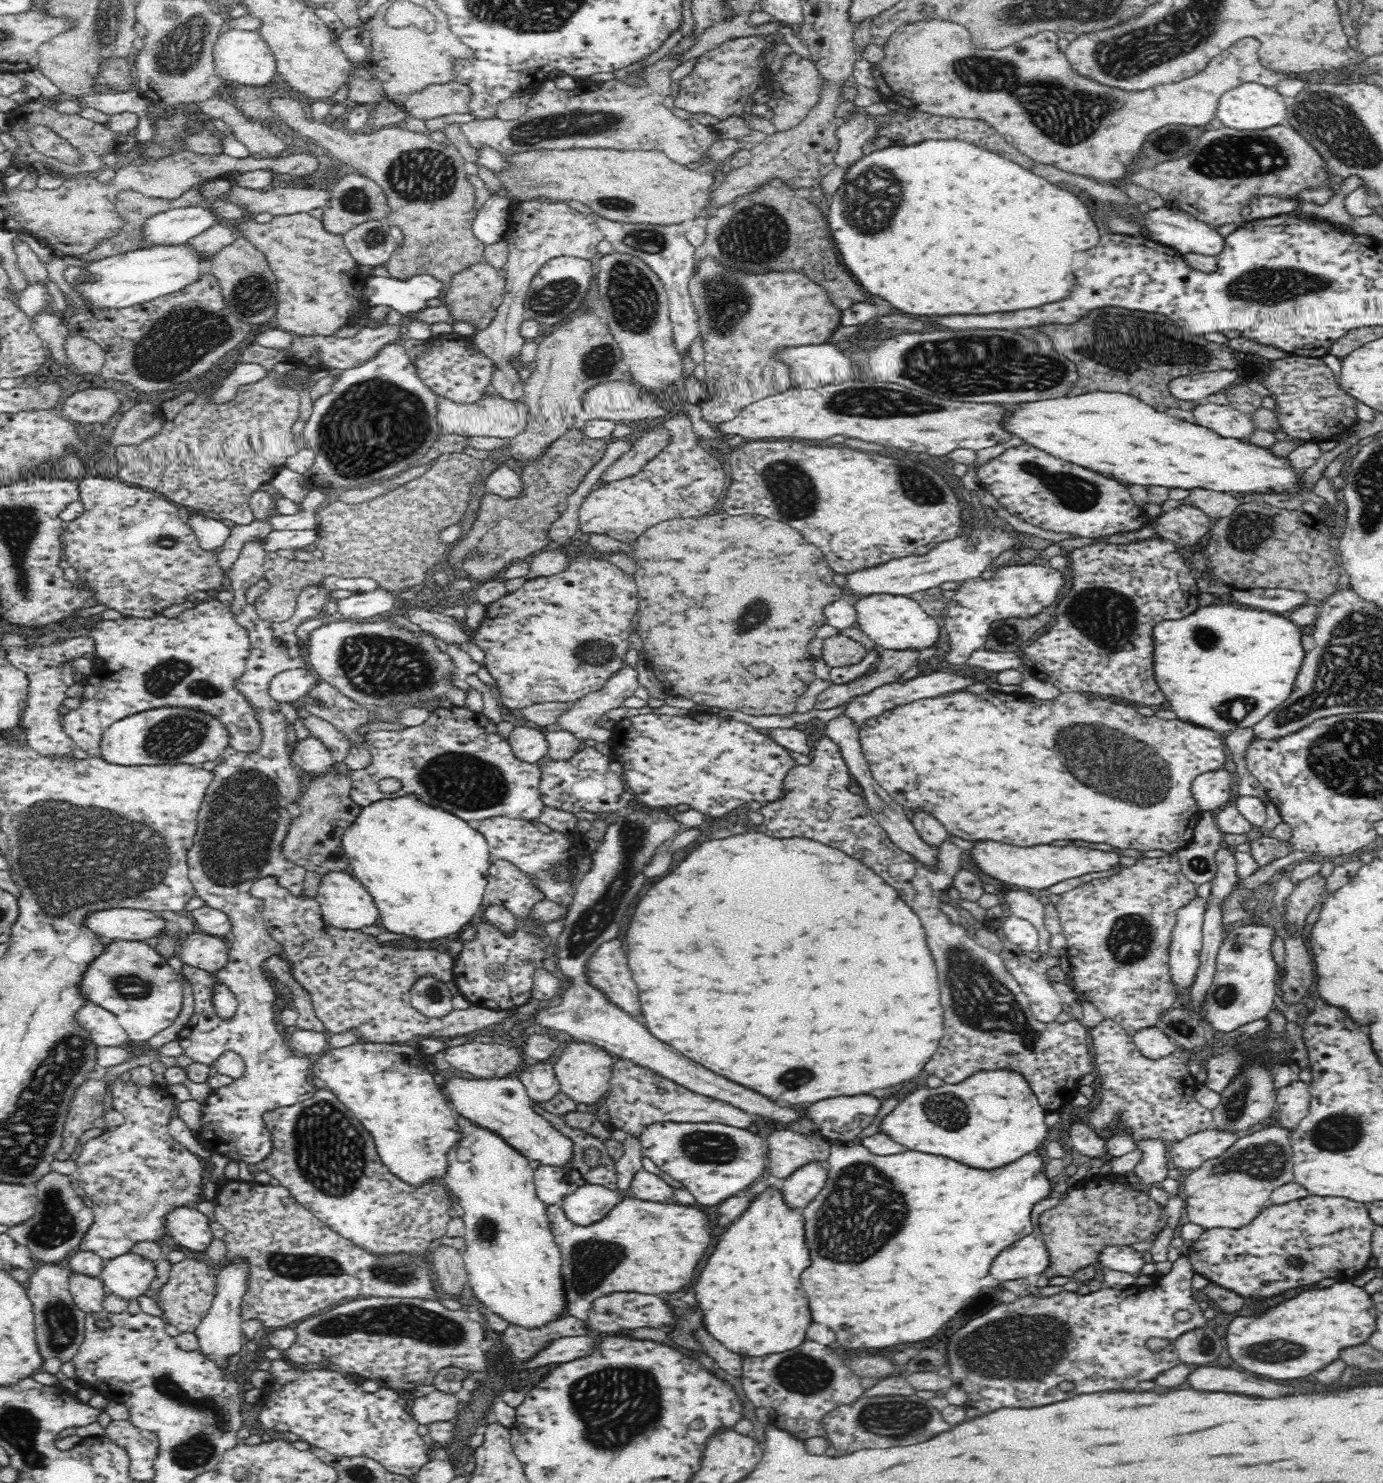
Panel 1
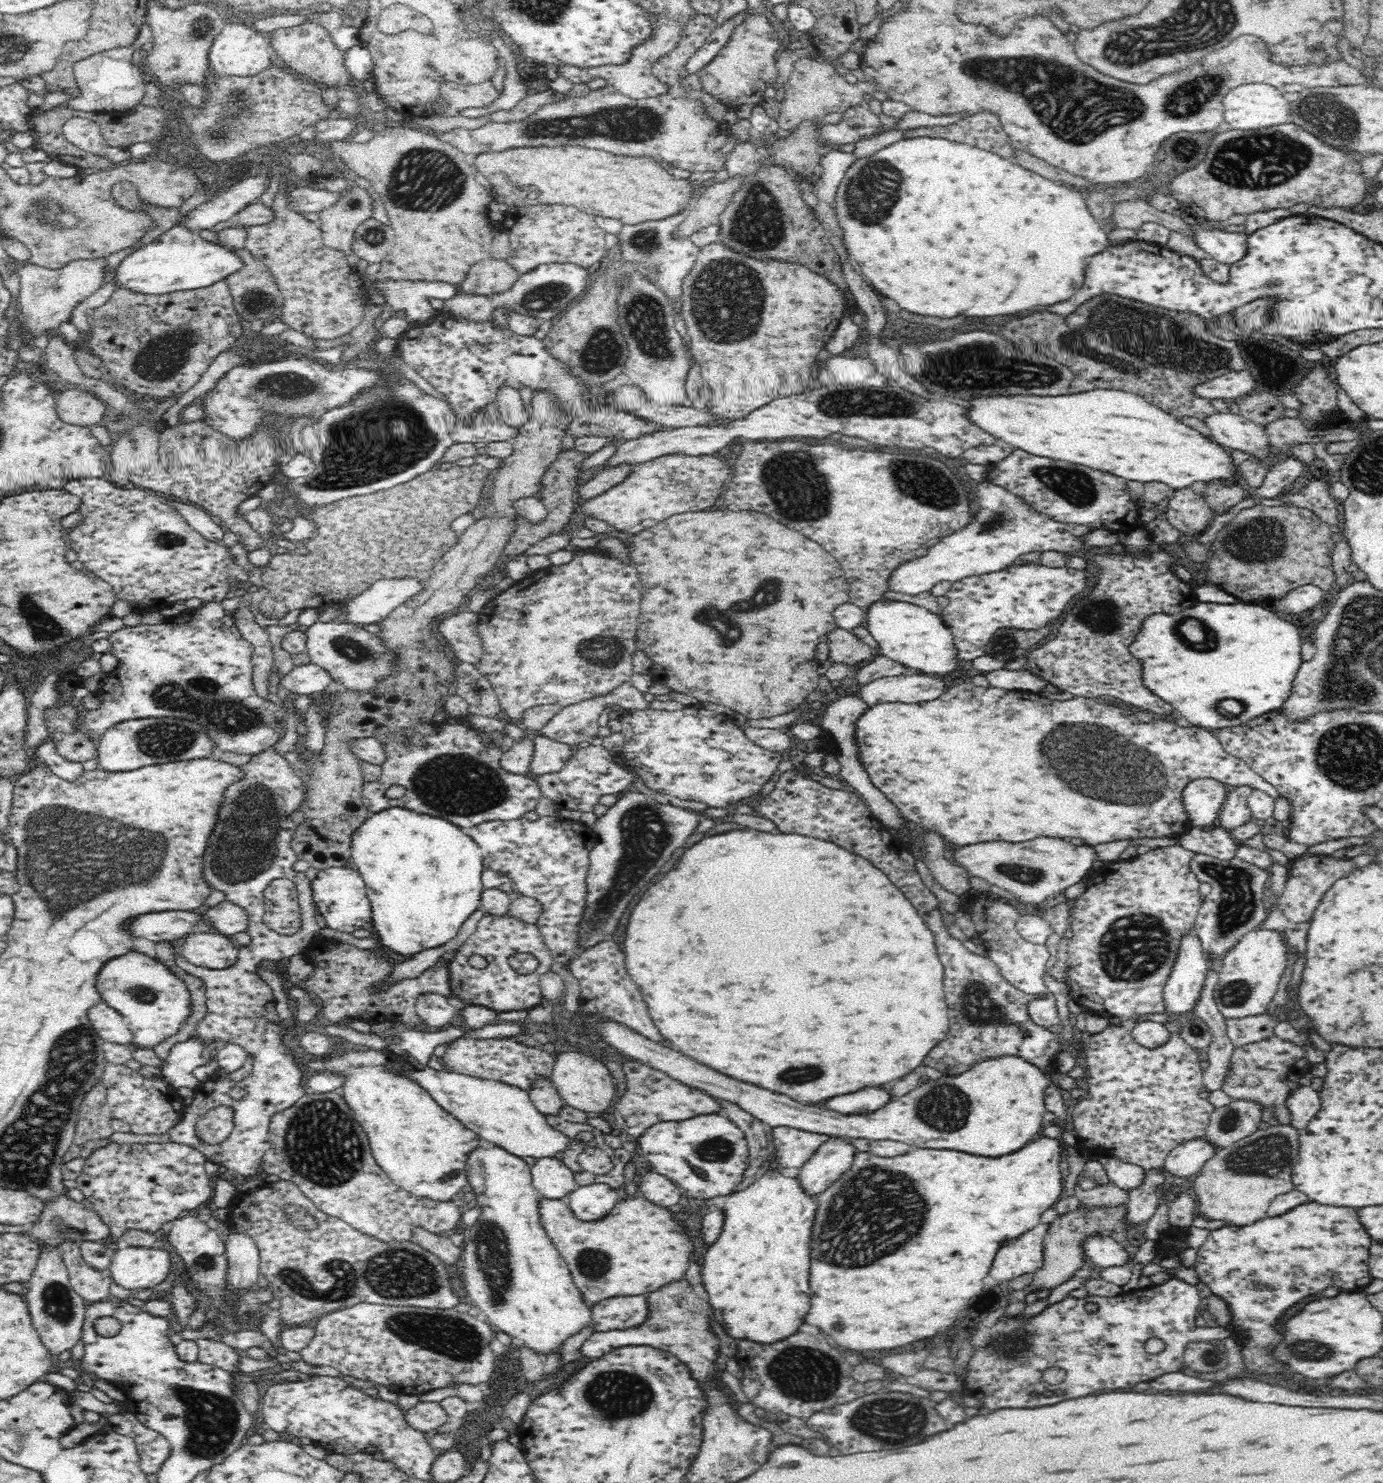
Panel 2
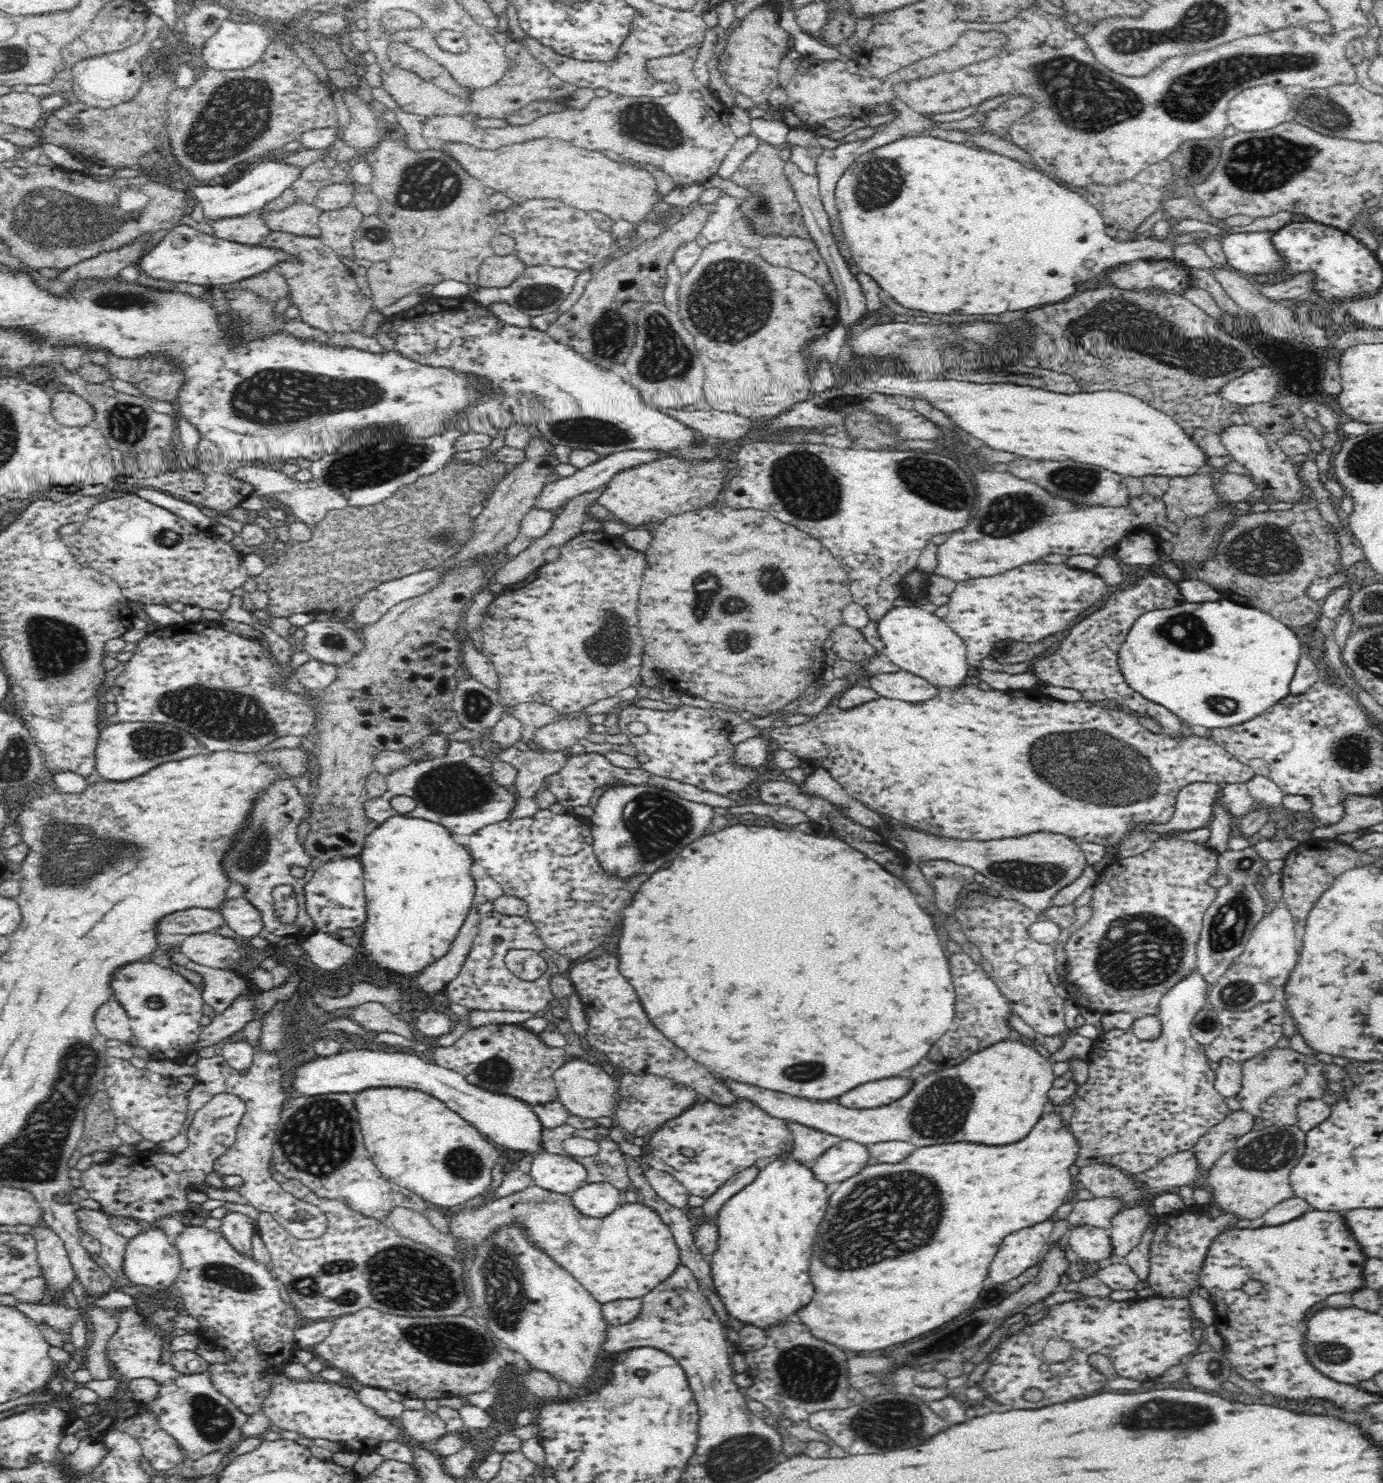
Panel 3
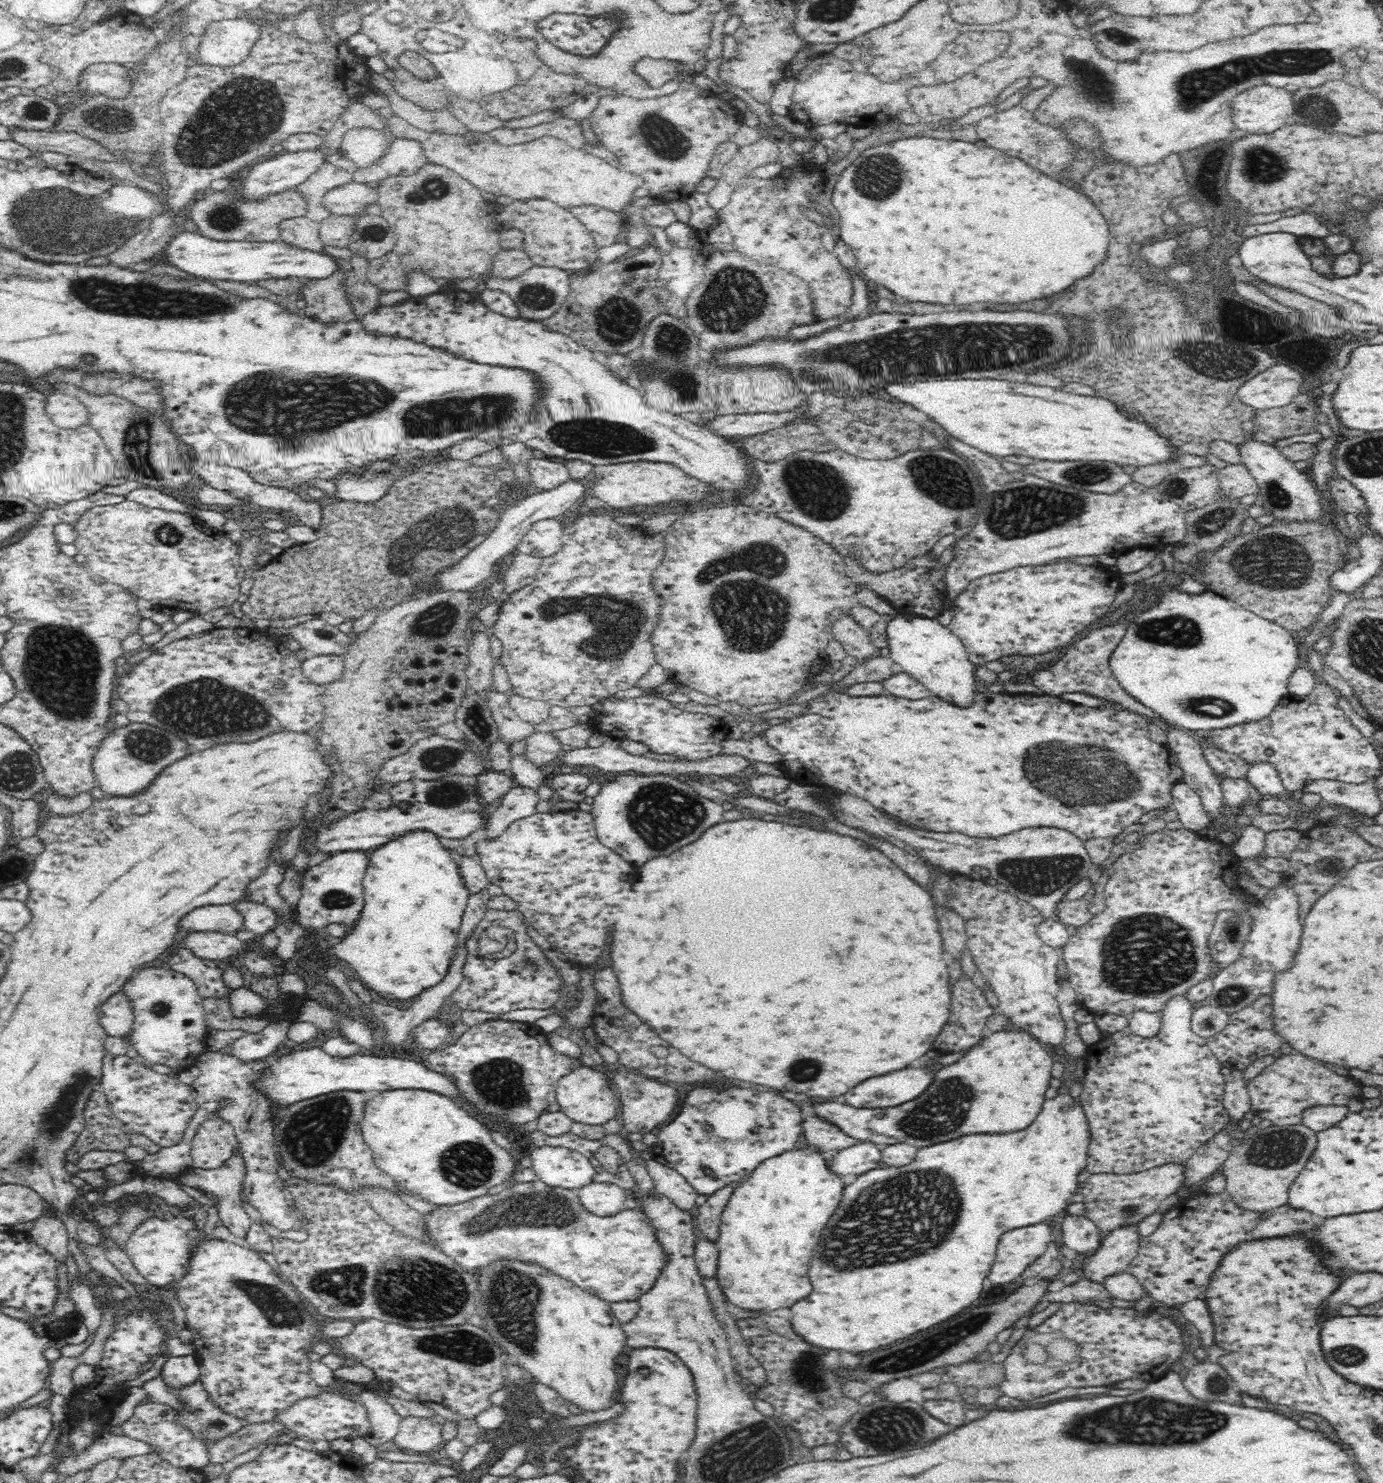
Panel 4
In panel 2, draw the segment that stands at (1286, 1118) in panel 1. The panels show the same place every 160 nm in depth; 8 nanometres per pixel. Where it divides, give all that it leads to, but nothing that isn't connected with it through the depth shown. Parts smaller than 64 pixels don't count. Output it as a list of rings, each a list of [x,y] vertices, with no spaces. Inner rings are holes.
[[[1304,1085],[1289,1096],[1286,1105],[1292,1116],[1291,1125],[1294,1128],[1302,1129],[1306,1128],[1312,1119],[1315,1119],[1316,1114],[1320,1113],[1322,1101],[1319,1092]]]

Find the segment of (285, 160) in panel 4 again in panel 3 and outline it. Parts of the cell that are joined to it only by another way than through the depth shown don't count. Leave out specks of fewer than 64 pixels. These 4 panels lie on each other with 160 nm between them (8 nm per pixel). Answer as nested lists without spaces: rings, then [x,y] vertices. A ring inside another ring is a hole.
[[[260,162],[251,166],[250,172],[244,173],[232,184],[196,184],[190,193],[201,204],[206,219],[219,219],[227,216],[244,216],[252,211],[260,211],[266,204],[279,198],[292,184],[302,176],[302,168],[290,162]]]

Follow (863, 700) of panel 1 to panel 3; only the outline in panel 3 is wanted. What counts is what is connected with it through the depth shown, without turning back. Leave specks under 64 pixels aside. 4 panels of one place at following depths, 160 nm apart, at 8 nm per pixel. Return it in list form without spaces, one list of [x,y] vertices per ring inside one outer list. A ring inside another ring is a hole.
[[[899,670],[874,675],[867,684],[881,697],[906,700],[906,702],[930,700],[940,691],[935,686],[928,684],[926,680]]]

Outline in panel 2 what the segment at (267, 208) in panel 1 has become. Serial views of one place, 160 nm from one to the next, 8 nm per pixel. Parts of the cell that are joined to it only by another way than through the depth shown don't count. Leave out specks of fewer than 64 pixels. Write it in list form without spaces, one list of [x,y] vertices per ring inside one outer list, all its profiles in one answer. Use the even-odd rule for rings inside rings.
[[[296,187],[288,194],[288,208],[290,210],[306,212],[322,212],[325,208],[335,206],[341,194],[330,190],[317,190],[316,188]]]

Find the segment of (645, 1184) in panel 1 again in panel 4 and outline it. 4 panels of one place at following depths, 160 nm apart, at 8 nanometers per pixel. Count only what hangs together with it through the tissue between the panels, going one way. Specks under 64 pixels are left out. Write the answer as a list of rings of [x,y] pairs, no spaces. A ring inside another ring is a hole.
[[[655,1158],[645,1160],[644,1165],[654,1181],[656,1190],[674,1201],[676,1206],[687,1211],[695,1211],[697,1207],[696,1198],[699,1194],[684,1175]]]

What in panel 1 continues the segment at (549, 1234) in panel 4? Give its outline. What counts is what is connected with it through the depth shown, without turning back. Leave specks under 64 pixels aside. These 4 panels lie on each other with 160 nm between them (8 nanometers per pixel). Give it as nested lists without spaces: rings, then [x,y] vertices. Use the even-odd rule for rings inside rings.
[[[636,1197],[622,1198],[603,1220],[590,1225],[571,1222],[562,1208],[562,1201],[547,1207],[550,1232],[562,1253],[564,1288],[567,1289],[568,1312],[576,1319],[585,1321],[591,1311],[592,1302],[612,1292],[640,1292],[640,1294],[660,1294],[674,1292],[692,1282],[698,1260],[706,1254],[710,1246],[710,1224],[708,1216],[696,1208],[684,1208],[674,1204],[660,1204],[640,1200]]]

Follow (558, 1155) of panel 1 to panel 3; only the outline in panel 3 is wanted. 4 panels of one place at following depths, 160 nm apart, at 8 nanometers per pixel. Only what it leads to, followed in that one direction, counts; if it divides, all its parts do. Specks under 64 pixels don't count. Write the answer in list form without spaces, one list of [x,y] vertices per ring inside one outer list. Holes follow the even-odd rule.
[[[398,1049],[390,1052],[376,1052],[376,1050],[350,1050],[350,1052],[340,1052],[333,1055],[316,1055],[312,1060],[302,1062],[292,1070],[292,1082],[290,1088],[296,1095],[316,1096],[316,1094],[330,1094],[330,1092],[364,1092],[370,1088],[406,1088],[424,1092],[429,1096],[442,1100],[451,1110],[458,1112],[465,1120],[468,1120],[474,1127],[479,1128],[484,1136],[488,1137],[492,1143],[500,1149],[510,1149],[534,1155],[541,1148],[541,1130],[543,1129],[538,1121],[538,1117],[532,1111],[532,1107],[520,1103],[508,1096],[494,1095],[486,1092],[485,1089],[477,1088],[458,1072],[452,1069],[440,1067],[429,1061],[426,1056],[418,1053],[399,1052]]]

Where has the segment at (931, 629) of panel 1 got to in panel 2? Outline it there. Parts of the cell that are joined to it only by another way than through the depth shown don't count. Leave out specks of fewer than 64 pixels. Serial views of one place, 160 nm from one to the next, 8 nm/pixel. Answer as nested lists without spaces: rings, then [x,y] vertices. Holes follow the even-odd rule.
[[[890,599],[880,600],[867,611],[867,615],[864,626],[877,641],[880,654],[910,672],[947,678],[963,665],[950,627],[942,621],[940,615],[932,614],[922,606]]]

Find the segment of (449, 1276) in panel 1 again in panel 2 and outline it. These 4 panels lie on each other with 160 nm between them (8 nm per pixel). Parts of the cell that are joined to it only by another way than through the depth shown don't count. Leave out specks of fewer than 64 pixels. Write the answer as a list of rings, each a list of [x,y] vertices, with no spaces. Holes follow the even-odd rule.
[[[422,1226],[411,1228],[411,1240],[422,1245],[426,1250],[434,1253],[440,1260],[449,1265],[454,1265],[461,1258],[462,1247],[456,1247],[450,1238],[445,1238],[441,1233],[434,1233]]]

